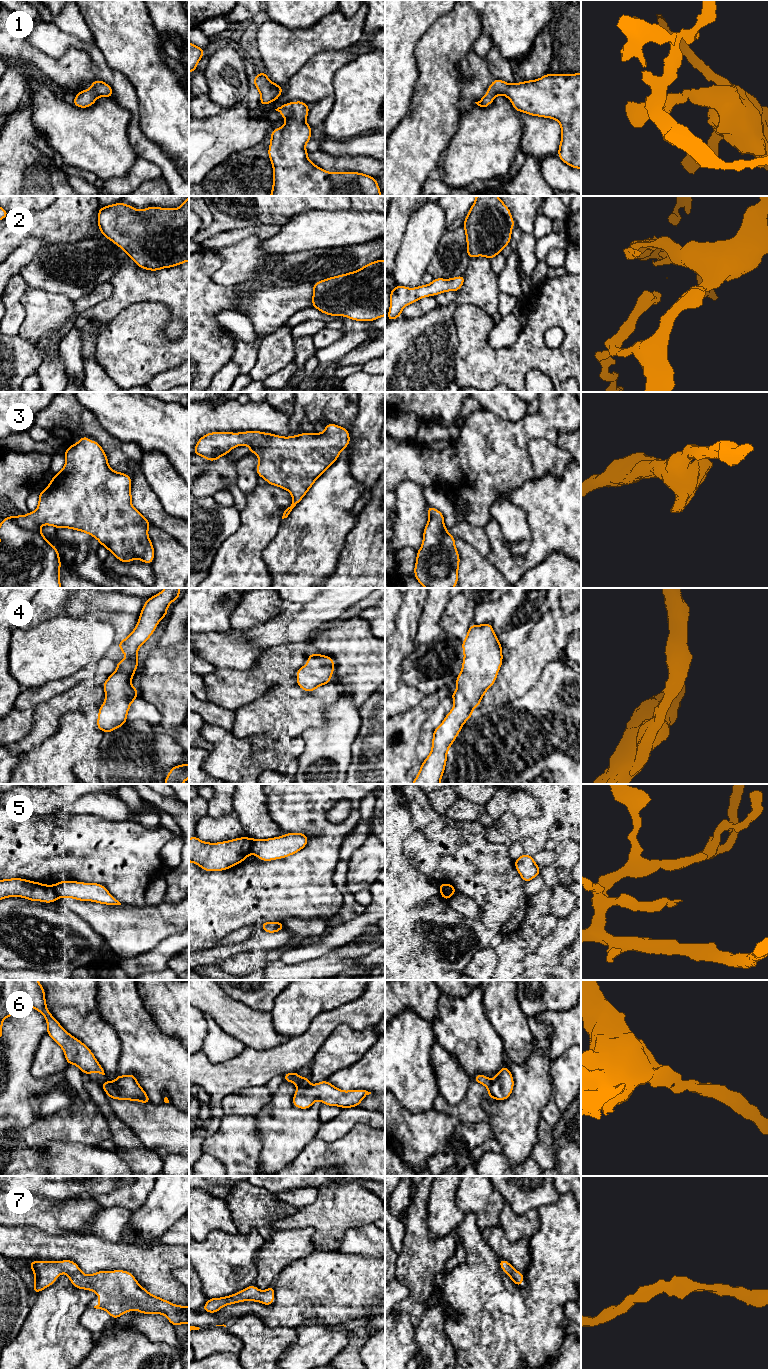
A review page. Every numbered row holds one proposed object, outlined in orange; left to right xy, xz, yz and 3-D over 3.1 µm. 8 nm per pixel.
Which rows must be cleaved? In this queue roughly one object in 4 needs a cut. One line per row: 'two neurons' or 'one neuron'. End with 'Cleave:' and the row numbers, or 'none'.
1: one neuron
2: one neuron
3: one neuron
4: one neuron
5: two neurons
6: one neuron
7: one neuron
Cleave: 5

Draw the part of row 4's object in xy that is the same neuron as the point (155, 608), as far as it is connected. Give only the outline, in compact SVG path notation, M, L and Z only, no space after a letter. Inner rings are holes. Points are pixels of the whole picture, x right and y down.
M165 588L145 601L138 622L130 635L118 642L118 647L128 658L117 662L116 671L103 683L106 697L99 708L97 727L104 733L112 732L127 722L130 705L139 692L131 684L139 661L138 649L154 633L158 623L167 616L168 606L179 599L180 588Z

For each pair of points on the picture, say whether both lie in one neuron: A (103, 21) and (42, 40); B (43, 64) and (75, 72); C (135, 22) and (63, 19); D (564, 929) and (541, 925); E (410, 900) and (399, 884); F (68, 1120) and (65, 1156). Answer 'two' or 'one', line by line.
A: two
B: one
C: two
D: two
E: one
F: two

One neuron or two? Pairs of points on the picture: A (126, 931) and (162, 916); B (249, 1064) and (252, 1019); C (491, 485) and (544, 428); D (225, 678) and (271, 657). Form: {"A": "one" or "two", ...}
{"A": "one", "B": "two", "C": "one", "D": "one"}

